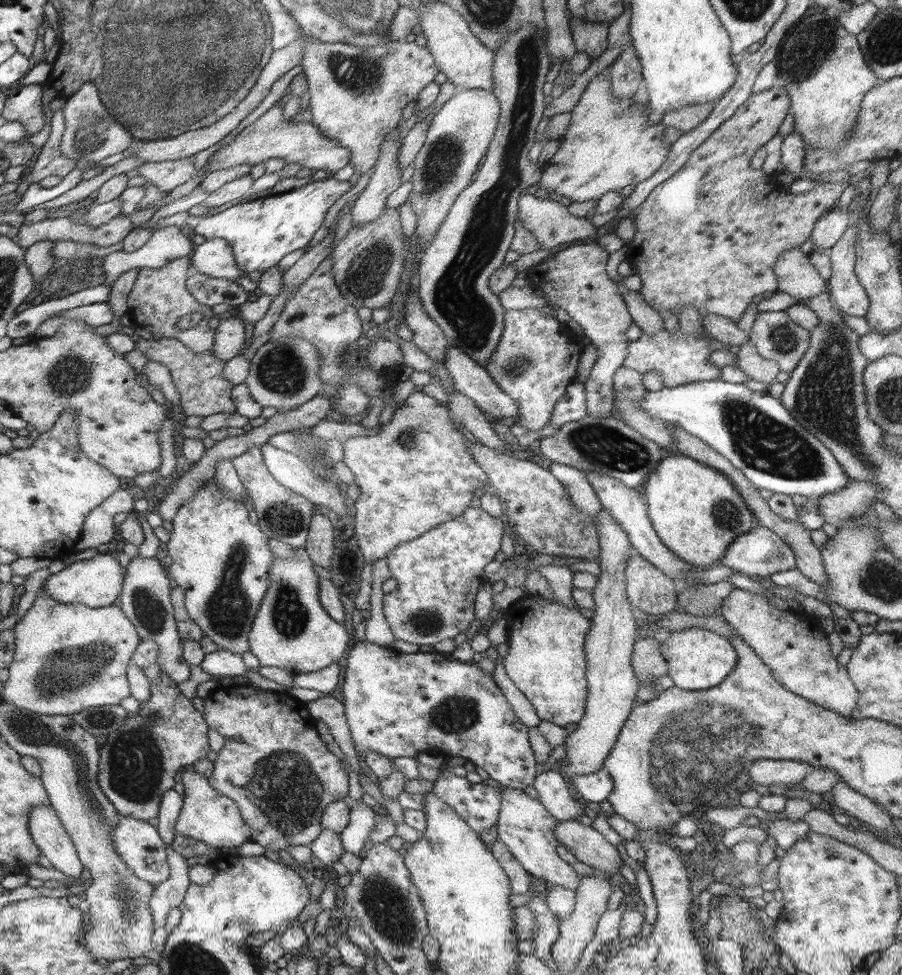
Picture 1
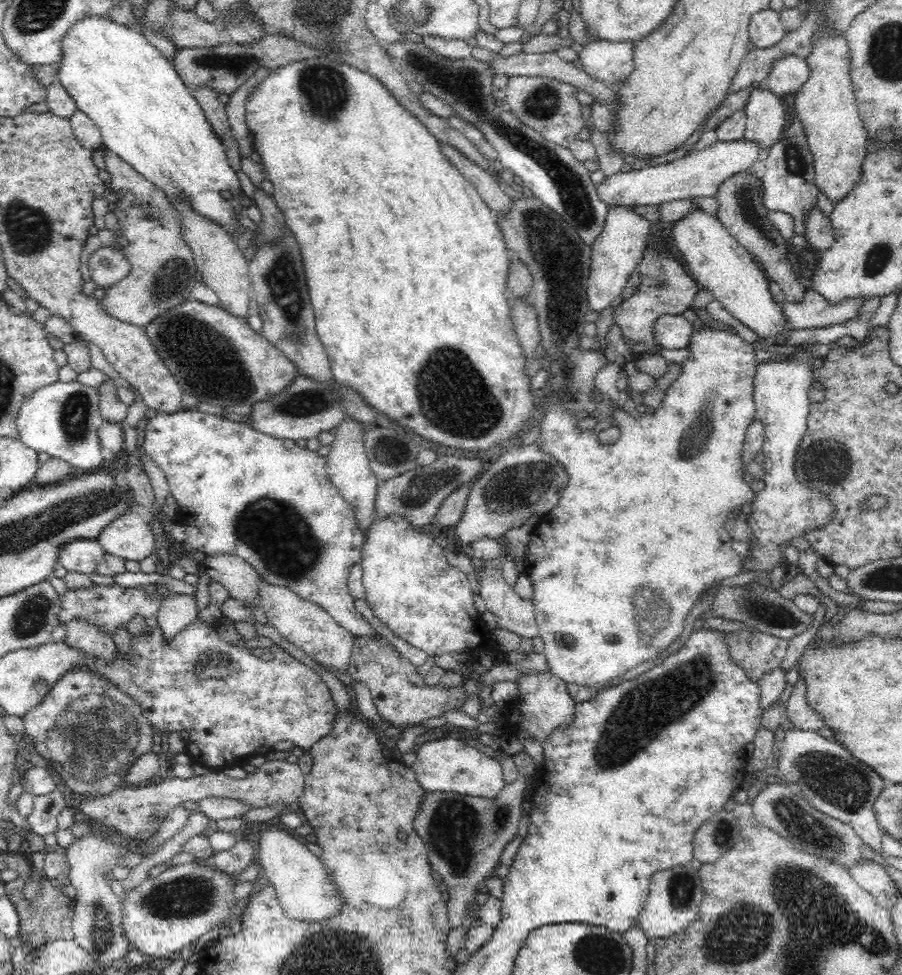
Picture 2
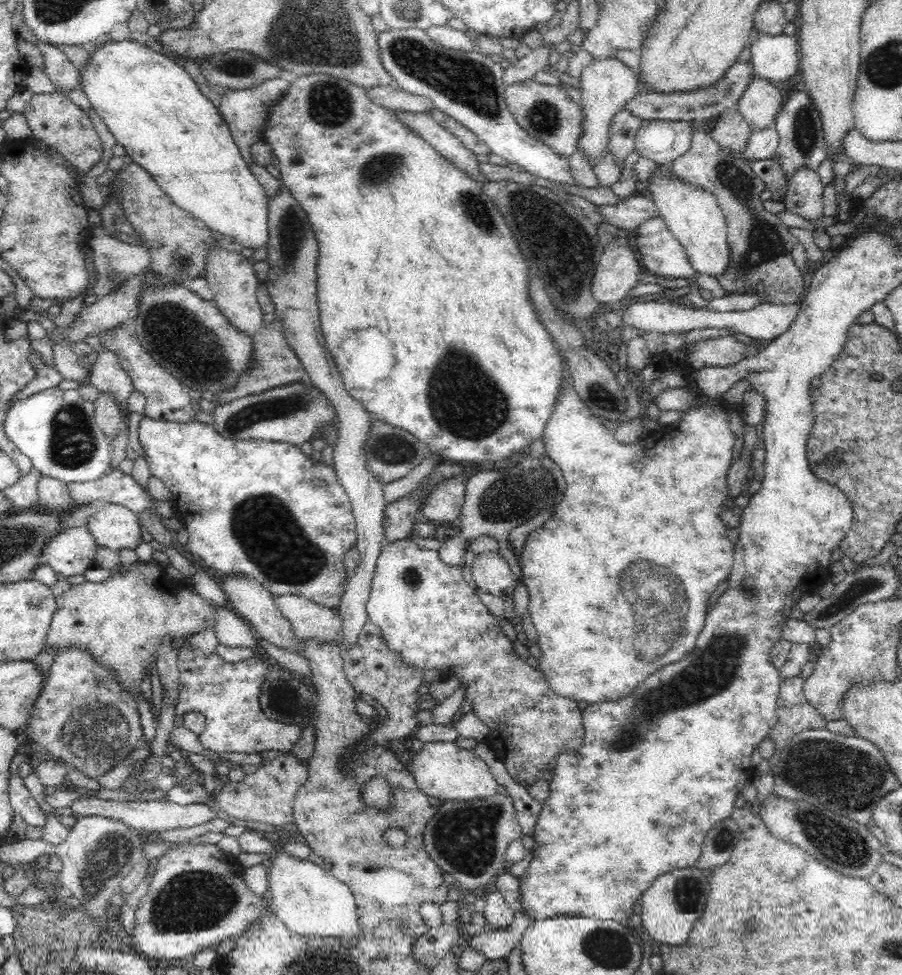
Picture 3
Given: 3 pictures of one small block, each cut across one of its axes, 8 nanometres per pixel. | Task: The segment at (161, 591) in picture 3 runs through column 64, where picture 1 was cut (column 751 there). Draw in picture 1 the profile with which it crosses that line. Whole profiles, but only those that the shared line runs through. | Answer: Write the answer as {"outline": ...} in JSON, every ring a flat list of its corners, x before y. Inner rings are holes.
{"outline":[[732,589,728,596,721,604,722,616,727,620,732,628,744,639,754,650,764,663,771,667,775,678,789,691,794,691,802,698,814,702,816,706,827,708,836,714,841,714,844,717,850,717,855,712,859,704,859,691,852,682,850,672,846,672,844,666,840,666,836,662,836,658,830,652,830,644,824,632,814,632,812,626,814,616,808,618,794,618,792,622,788,622,788,626,780,626,780,616,784,614,784,610,776,608,776,604,765,595,755,594,743,589]]}

